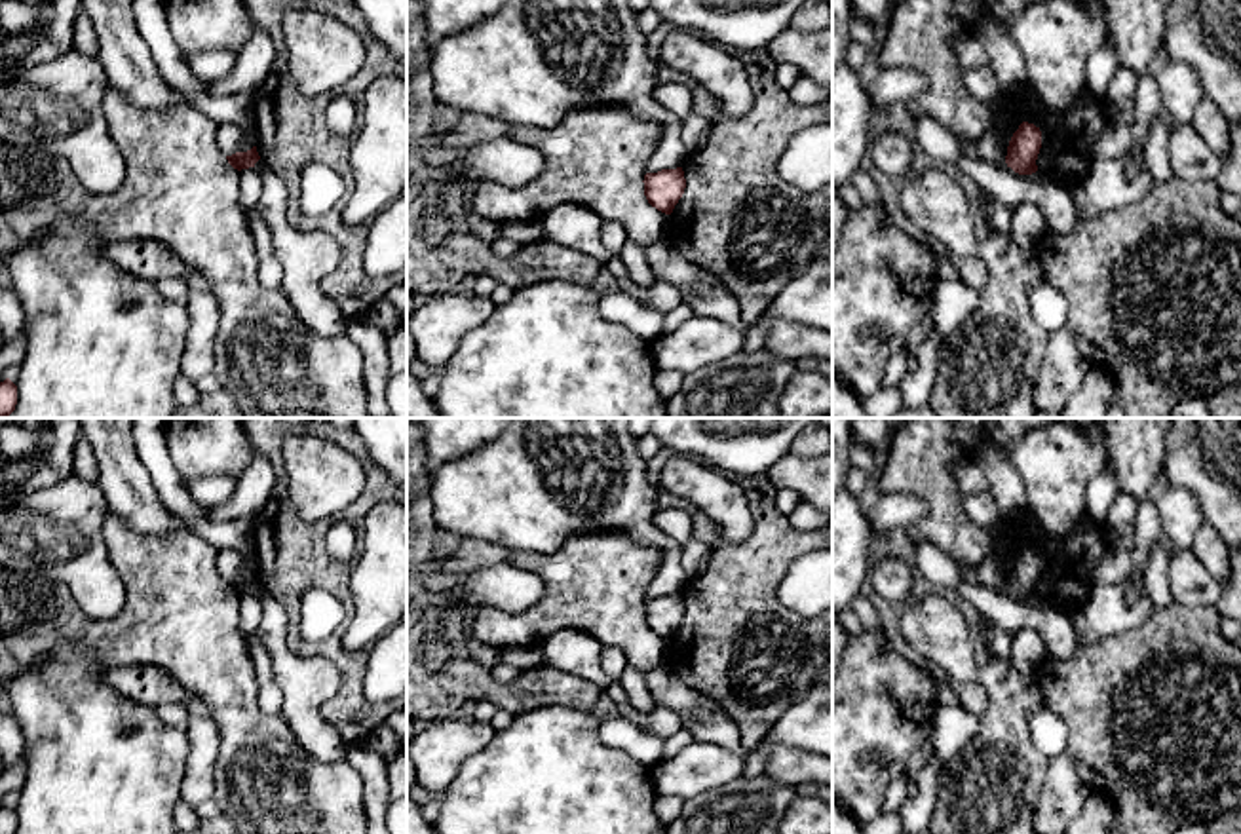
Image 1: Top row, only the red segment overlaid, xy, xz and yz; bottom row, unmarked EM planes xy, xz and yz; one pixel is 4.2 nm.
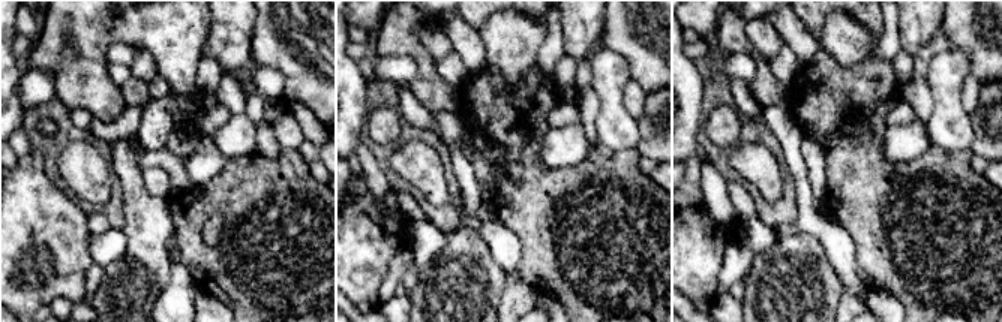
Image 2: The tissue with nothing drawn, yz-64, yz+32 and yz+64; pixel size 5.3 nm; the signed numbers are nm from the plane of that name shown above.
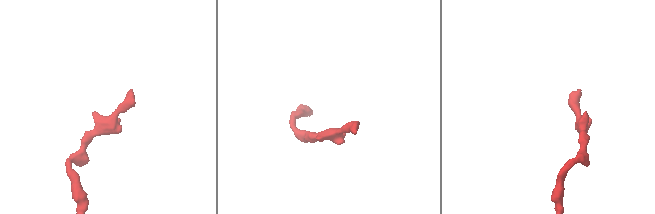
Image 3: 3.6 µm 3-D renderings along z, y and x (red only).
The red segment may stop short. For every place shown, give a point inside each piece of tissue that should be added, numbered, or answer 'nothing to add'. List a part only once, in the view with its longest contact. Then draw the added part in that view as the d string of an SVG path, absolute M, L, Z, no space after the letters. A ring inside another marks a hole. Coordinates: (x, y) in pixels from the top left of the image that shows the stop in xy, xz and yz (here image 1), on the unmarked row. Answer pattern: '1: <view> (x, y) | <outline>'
nothing to add

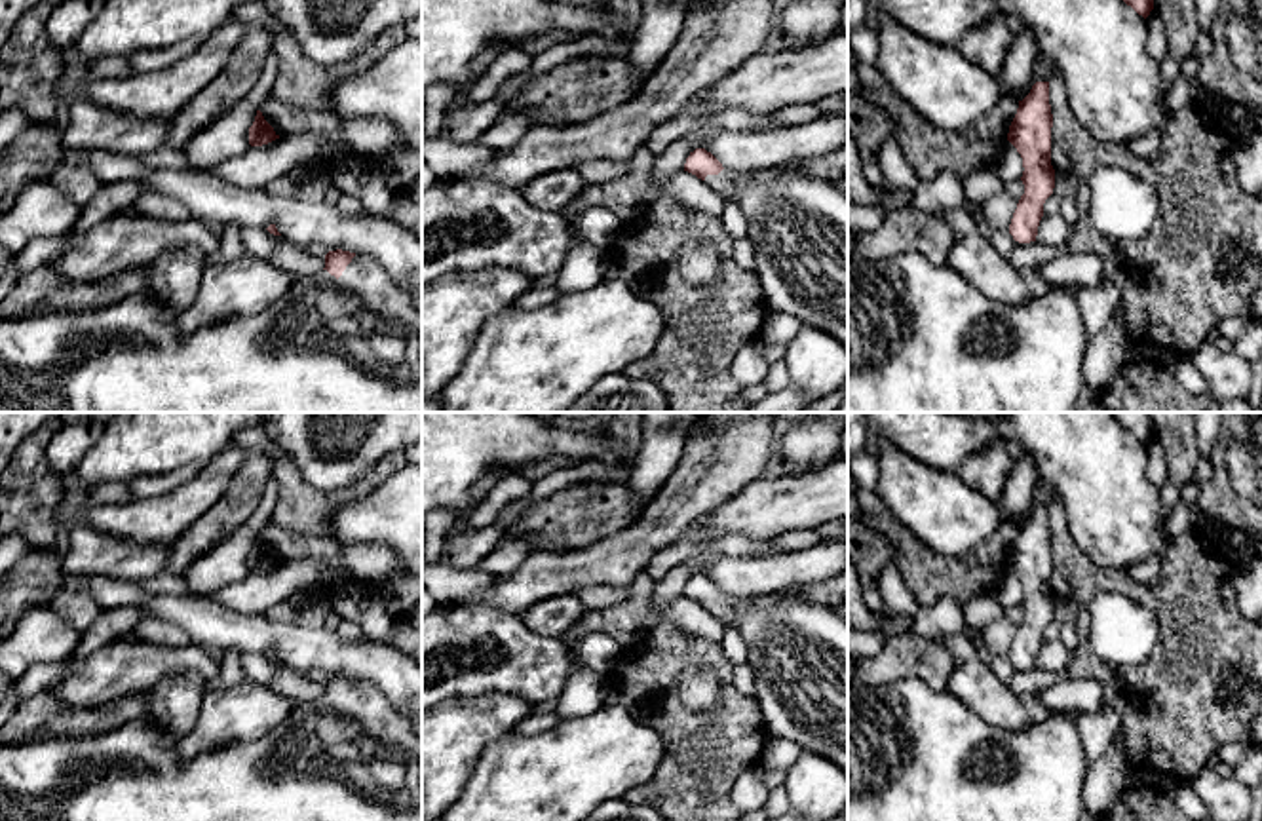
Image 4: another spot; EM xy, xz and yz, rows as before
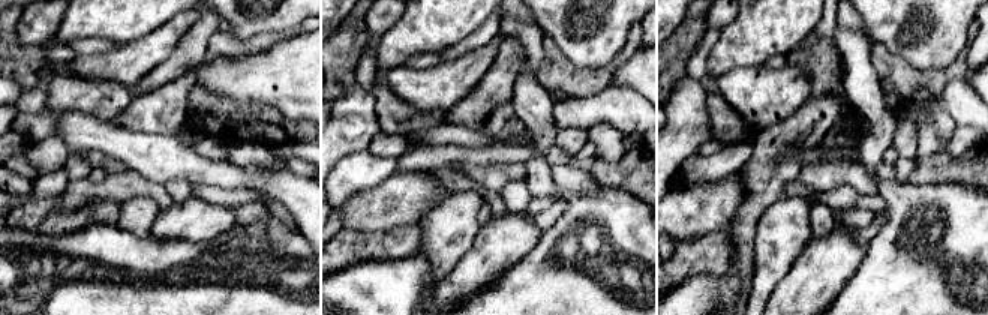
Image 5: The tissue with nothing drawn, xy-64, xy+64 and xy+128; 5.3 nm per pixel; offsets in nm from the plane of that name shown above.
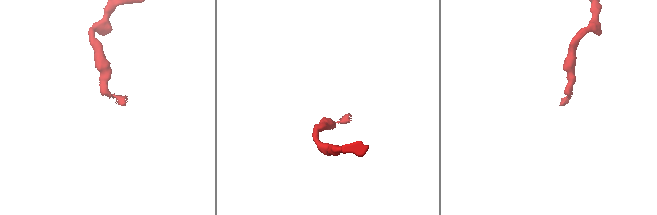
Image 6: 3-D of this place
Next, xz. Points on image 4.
1: xz (799, 650) | M722 595L705 608L747 644L768 735L832 760L848 775L848 620L798 595Z

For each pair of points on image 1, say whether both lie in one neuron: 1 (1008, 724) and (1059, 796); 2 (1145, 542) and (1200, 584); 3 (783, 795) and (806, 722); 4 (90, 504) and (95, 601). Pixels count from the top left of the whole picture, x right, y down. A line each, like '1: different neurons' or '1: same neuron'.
1: different neurons
2: different neurons
3: different neurons
4: same neuron

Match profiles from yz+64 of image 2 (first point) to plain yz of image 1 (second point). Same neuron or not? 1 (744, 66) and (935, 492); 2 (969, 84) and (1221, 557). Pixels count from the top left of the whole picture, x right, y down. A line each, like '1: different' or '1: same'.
1: different
2: same

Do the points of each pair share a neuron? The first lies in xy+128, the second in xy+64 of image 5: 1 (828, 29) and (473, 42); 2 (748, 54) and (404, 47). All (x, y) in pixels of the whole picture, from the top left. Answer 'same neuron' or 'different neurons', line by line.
1: same neuron
2: same neuron

